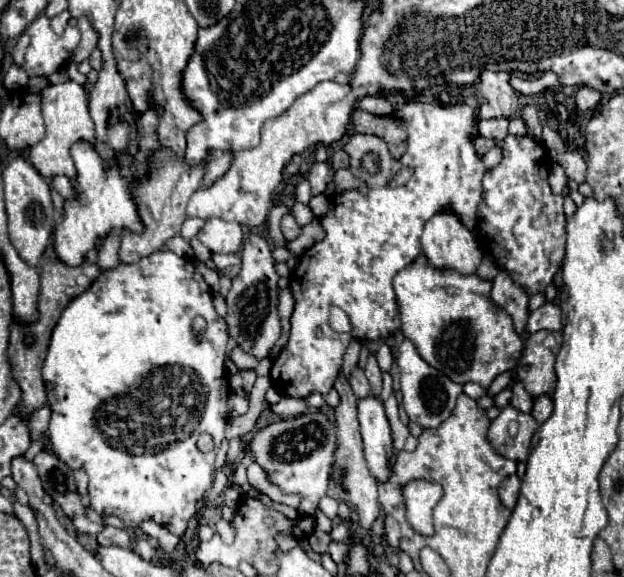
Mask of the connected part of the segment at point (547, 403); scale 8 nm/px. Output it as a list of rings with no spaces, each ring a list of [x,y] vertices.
[[[538,396],[534,400],[534,408],[532,408],[532,416],[538,424],[544,424],[552,414],[552,400],[550,396]]]

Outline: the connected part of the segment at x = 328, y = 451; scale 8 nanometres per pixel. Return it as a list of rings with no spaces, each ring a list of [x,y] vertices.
[[[308,412],[290,420],[268,424],[264,430],[258,430],[250,442],[254,460],[262,466],[264,472],[268,472],[268,480],[286,494],[304,496],[298,512],[308,516],[314,516],[318,500],[328,490],[336,448],[336,424],[324,412]]]

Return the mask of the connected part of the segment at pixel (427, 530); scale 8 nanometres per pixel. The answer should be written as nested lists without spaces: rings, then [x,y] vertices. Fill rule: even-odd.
[[[410,480],[402,486],[408,524],[422,536],[434,536],[432,510],[442,498],[442,486],[432,480]]]

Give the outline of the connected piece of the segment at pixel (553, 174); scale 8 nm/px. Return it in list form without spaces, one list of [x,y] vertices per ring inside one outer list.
[[[555,164],[548,176],[548,182],[554,194],[560,195],[567,184],[568,178],[564,169],[559,164]]]

